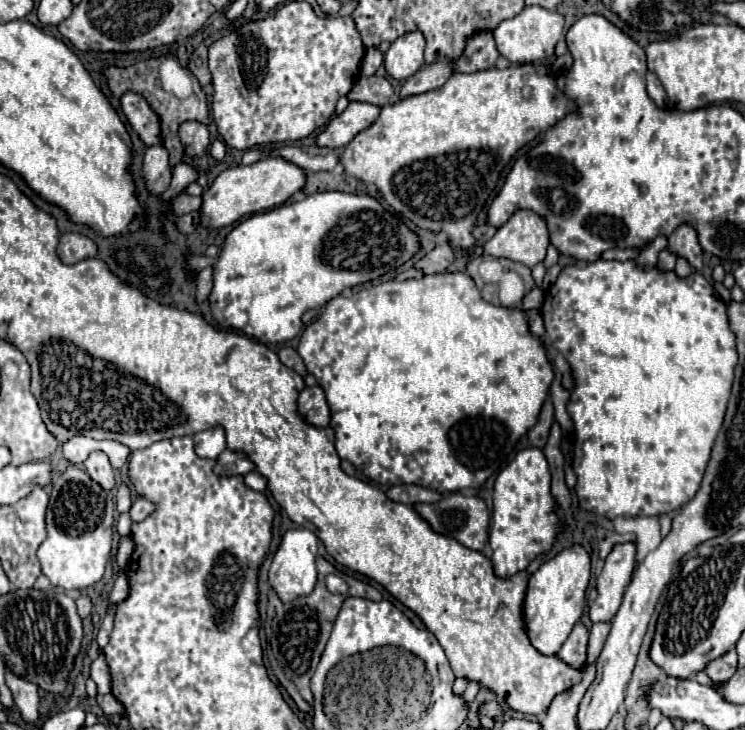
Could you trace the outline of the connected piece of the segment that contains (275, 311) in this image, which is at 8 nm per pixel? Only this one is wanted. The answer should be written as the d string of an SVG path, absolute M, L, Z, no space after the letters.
M317 192L317 194L311 194L307 198L303 198L301 202L291 202L291 204L283 204L283 206L277 206L269 212L263 212L263 214L255 214L255 216L249 216L247 220L243 220L225 240L223 248L221 248L221 256L213 268L213 292L209 296L211 300L211 312L215 316L215 320L225 326L225 328L237 328L241 332L245 332L247 336L253 336L257 338L259 342L287 342L291 338L295 338L297 334L303 332L303 324L301 324L301 316L311 310L311 308L321 308L325 306L329 300L333 300L335 296L339 296L343 290L347 288L355 288L359 284L365 284L365 282L371 282L371 280L377 280L389 272L395 272L397 268L401 268L407 260L411 260L421 248L421 242L419 242L419 236L395 214L391 214L389 210L385 210L373 196L369 194L347 194L347 192Z

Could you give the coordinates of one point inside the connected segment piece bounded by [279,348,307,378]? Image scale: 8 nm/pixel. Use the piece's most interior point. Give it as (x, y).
(289, 357)

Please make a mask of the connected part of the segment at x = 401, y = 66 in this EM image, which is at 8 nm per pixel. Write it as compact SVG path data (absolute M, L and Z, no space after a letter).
M409 32L397 38L385 54L385 70L395 80L407 80L423 66L425 40L421 32Z

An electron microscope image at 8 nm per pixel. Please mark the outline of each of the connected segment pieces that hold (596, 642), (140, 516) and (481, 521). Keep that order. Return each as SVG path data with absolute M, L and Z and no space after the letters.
M611 622L593 624L593 628L591 628L591 632L589 632L587 662L593 662L593 660L599 656L601 648L603 648L603 644L605 644L605 638L607 638L607 634L609 634L609 630L611 630Z
M139 496L139 498L133 500L132 506L129 510L131 520L133 520L133 522L141 522L141 520L145 520L155 508L157 508L157 506L155 506L151 500Z
M451 494L447 498L443 498L437 504L415 504L413 506L429 524L435 532L445 534L455 538L457 542L461 542L463 546L471 548L471 550L483 550L489 538L489 520L491 520L491 512L485 504L483 498L479 496L463 496L463 494Z

